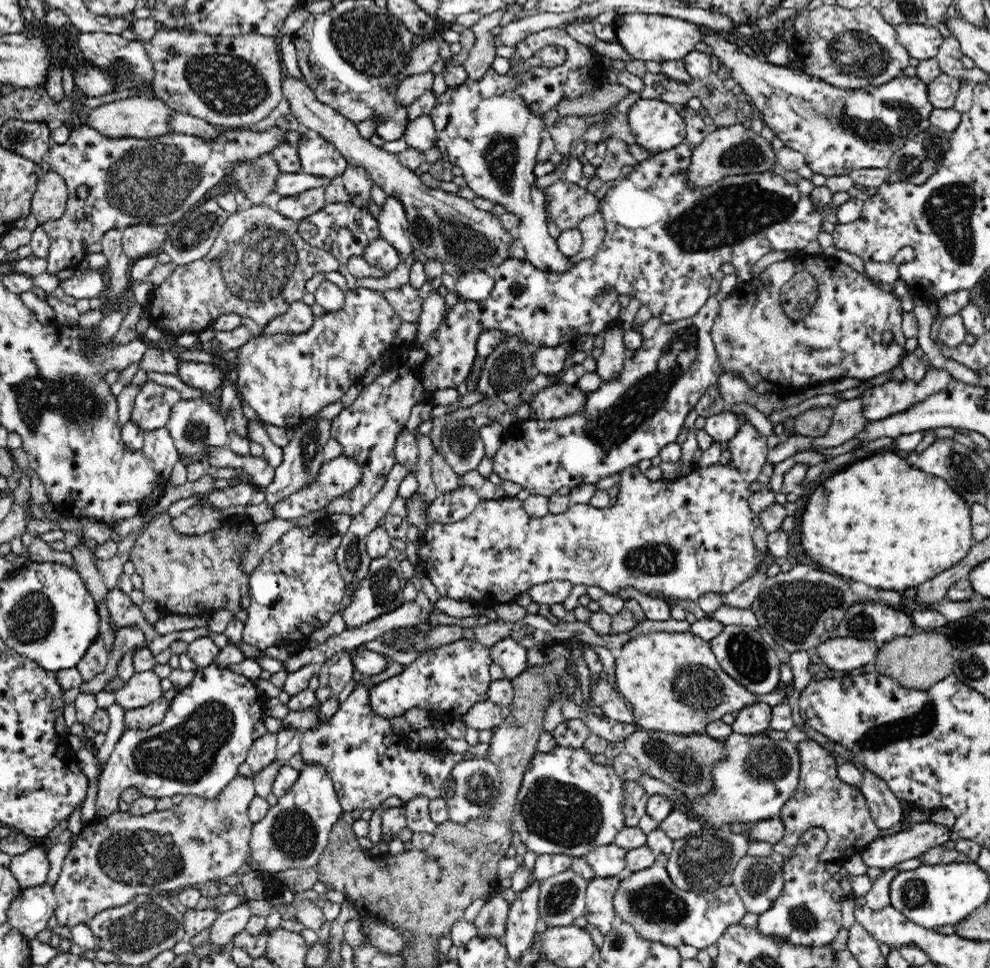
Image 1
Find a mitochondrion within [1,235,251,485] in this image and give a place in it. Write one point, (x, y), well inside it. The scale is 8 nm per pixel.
(43, 398)

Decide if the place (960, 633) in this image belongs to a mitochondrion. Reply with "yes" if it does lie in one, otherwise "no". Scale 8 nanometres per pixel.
no

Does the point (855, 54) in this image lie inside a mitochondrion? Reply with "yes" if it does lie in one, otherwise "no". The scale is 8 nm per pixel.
yes

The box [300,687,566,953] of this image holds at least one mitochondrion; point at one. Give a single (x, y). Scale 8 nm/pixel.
(478, 787)

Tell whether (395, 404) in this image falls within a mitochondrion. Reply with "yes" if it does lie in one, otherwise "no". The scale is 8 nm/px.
no

